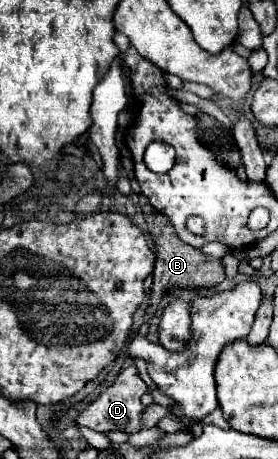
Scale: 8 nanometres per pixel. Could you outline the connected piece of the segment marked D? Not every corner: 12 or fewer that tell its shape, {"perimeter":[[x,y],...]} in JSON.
{"perimeter":[[131,365],[78,416],[99,433],[141,431],[145,381]]}

